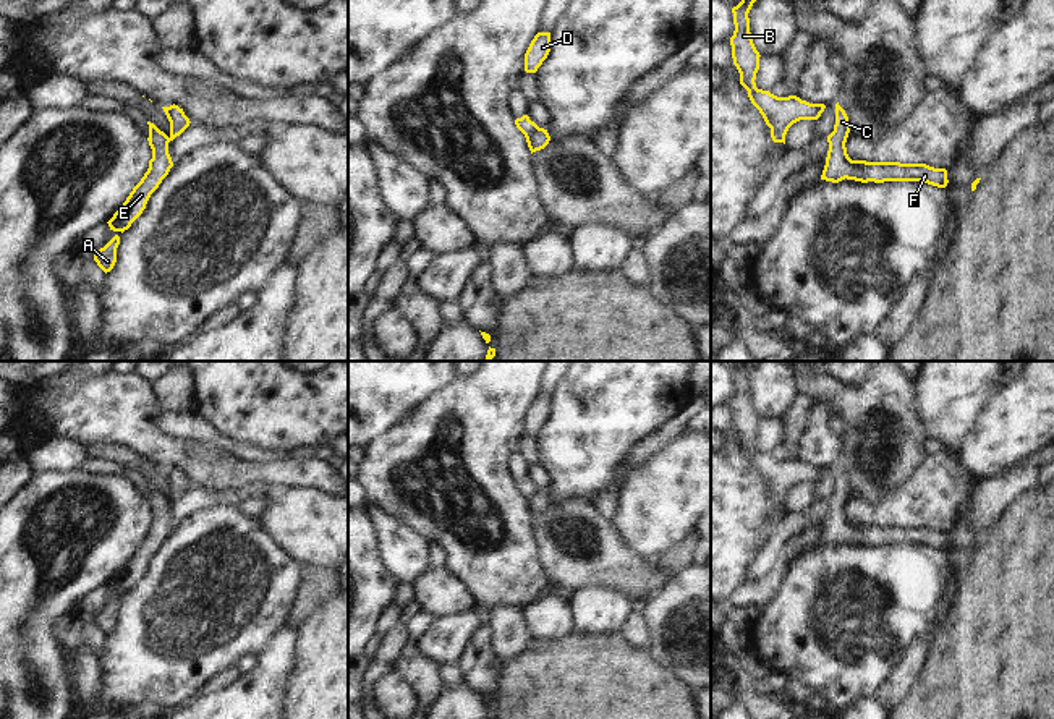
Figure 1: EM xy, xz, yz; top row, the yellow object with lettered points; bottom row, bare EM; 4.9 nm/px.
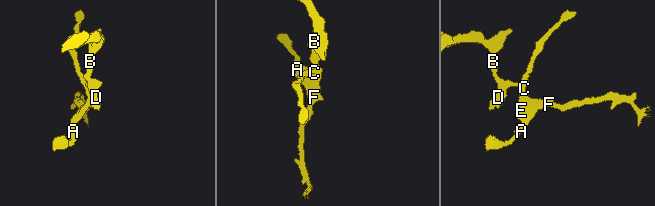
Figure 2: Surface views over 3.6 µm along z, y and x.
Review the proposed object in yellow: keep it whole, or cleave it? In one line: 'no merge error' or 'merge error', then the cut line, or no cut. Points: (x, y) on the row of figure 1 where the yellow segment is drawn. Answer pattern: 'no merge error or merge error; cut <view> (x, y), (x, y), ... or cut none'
no merge error; cut none

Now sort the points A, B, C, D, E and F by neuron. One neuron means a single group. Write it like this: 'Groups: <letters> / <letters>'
Groups: A B C D E F.

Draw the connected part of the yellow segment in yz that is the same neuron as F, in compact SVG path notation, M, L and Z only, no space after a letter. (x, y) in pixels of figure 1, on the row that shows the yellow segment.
M837 102L835 125L834 131L827 136L829 151L821 180L832 183L839 183L845 178L861 183L923 181L937 188L947 186L949 180L946 168L934 168L926 164L852 160L845 147L848 133L848 117Z

